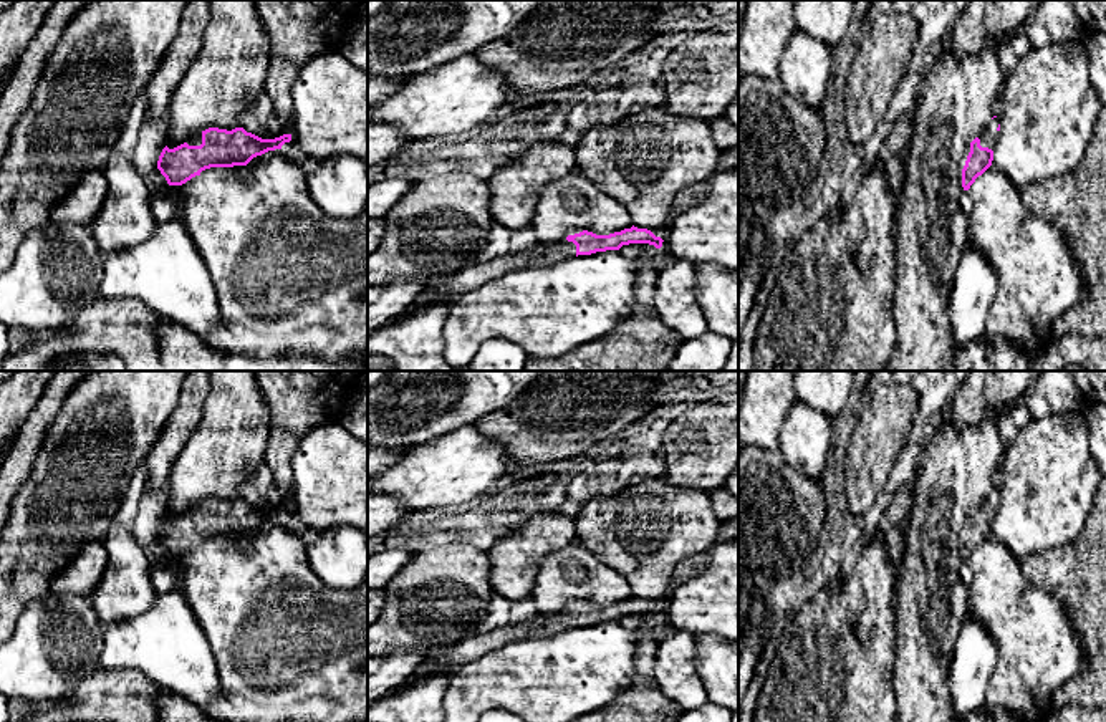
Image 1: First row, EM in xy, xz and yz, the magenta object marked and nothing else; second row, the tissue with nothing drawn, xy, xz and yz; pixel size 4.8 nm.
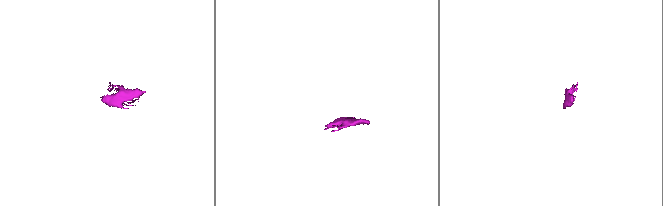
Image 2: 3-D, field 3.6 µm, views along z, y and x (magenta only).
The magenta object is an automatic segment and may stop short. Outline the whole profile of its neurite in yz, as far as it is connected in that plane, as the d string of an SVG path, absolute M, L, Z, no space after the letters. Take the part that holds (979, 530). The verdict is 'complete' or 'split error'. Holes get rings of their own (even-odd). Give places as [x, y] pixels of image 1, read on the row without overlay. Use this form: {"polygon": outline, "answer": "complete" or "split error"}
{"polygon": "M993 487L985 502L970 513L970 523L962 540L964 561L969 561L975 550L992 537L998 502L998 489Z", "answer": "split error"}

